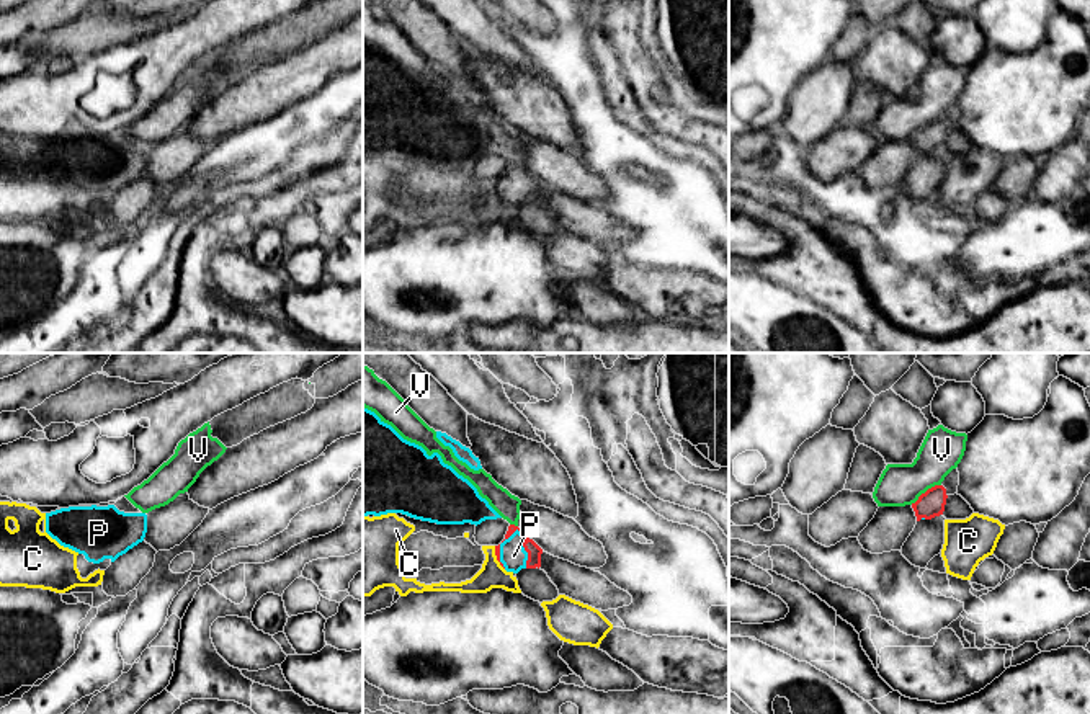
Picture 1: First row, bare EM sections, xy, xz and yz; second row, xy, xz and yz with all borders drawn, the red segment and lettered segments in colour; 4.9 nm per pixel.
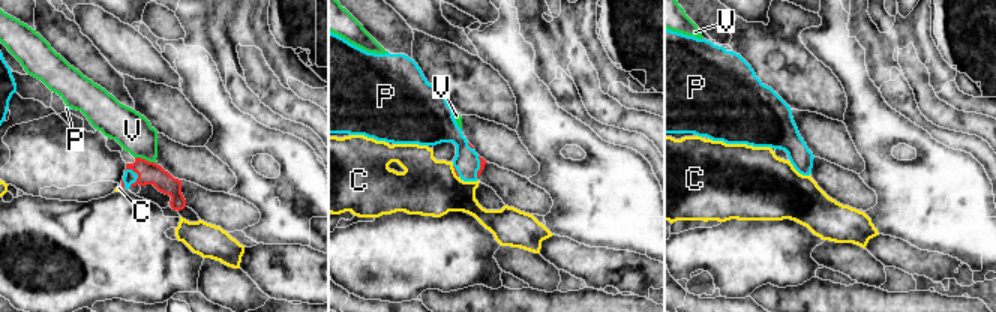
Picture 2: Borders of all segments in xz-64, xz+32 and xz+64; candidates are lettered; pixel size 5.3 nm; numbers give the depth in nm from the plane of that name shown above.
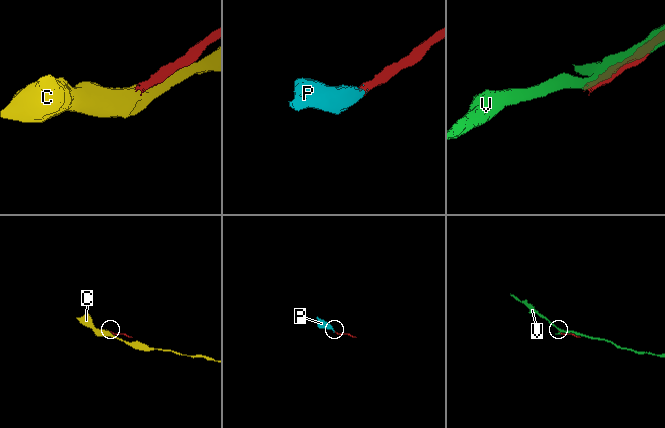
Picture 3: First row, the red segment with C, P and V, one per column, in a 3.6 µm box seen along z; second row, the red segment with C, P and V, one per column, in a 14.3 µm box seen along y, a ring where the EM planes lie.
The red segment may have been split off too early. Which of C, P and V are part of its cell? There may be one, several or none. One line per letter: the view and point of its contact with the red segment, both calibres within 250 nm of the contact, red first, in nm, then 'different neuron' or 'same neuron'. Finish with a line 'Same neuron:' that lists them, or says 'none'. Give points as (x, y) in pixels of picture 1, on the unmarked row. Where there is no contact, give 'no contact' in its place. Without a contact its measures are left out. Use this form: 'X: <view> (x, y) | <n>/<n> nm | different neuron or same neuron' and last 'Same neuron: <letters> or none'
C: xz (497, 191) | 30/130 nm | different neuron
P: xz (523, 180) | 70/130 nm | same neuron
V: yz (927, 124) | 130/200 nm | different neuron
Same neuron: P

